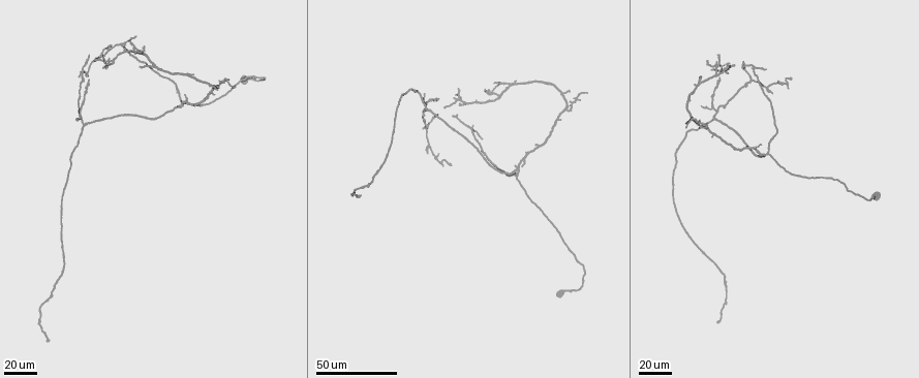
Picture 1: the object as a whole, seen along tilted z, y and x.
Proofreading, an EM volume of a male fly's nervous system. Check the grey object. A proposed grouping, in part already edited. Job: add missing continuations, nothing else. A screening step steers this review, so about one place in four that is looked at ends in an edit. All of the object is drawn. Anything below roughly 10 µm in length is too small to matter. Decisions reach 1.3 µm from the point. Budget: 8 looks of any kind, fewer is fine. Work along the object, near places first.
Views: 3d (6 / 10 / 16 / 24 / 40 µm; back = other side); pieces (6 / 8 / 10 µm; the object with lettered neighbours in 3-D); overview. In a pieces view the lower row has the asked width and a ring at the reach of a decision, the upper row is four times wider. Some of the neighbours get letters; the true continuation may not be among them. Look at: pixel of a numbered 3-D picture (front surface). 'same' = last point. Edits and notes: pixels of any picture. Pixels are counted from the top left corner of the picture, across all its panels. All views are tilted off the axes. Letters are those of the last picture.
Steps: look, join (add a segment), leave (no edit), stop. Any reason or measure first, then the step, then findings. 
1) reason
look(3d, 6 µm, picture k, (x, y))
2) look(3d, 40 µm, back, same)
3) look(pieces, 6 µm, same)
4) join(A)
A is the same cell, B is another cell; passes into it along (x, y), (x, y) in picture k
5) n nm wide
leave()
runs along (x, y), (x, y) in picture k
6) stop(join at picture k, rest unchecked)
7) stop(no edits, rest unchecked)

look(3d, 40 µm, picture 1, (360, 197))

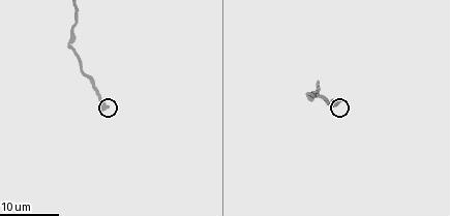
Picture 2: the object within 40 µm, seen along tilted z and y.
look(3d, 6 µm, picture 2, (109, 106))

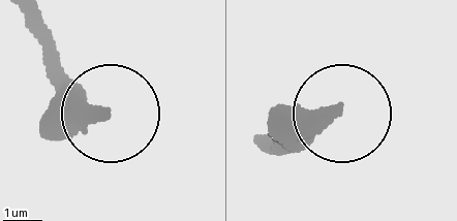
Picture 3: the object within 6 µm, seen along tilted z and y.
look(pieces, 8 µm, picture 3, (334, 110))

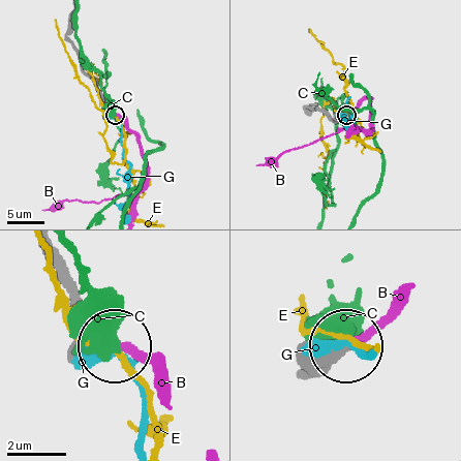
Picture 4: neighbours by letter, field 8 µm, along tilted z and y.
380 nm wide
join(B)
B is the same cell, C, E and G are other cells; the cell continues

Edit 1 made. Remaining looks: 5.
long arm stops here
look(3d, 40 µm, picture 1, (89, 54))

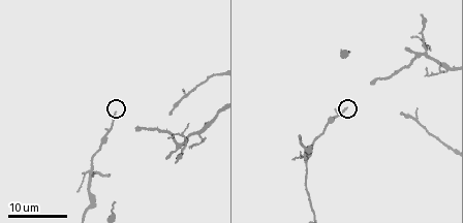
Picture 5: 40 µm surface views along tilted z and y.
look(pieces, 10 µm, picture 5, (113, 113))

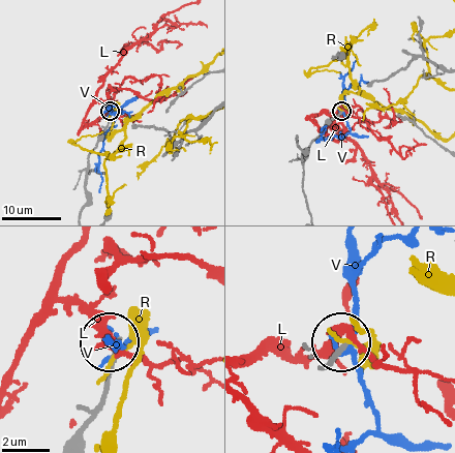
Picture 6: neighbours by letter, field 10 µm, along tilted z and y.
170 nm wide
leave()
L, R and V are other cells; none of them fits

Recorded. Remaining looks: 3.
look(3d, 24 µm, picture 5, (178, 162))

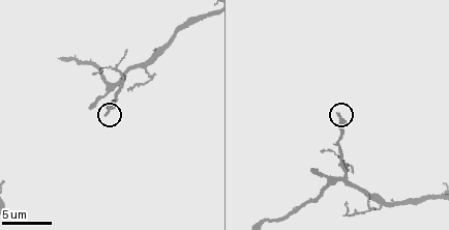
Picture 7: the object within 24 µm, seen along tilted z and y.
look(pieces, 10 µm, picture 7, (339, 114))

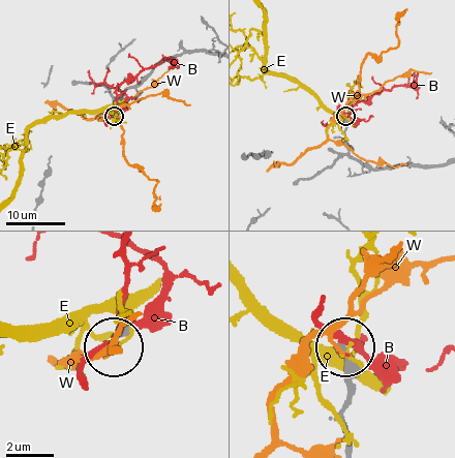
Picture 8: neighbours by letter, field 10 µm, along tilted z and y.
leave()
B, E and W are other cells; runs along (345, 444), (345, 349) in picture 8; no lettered segment goes on from it

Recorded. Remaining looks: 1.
stop(join at picture 4, rest unchecked)

